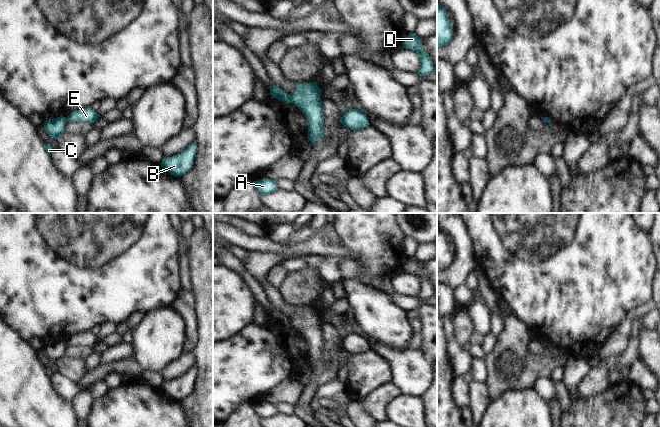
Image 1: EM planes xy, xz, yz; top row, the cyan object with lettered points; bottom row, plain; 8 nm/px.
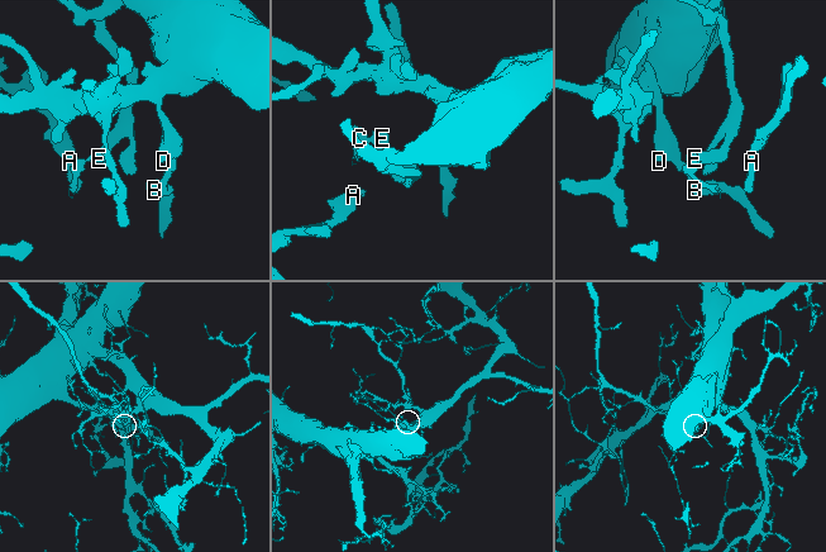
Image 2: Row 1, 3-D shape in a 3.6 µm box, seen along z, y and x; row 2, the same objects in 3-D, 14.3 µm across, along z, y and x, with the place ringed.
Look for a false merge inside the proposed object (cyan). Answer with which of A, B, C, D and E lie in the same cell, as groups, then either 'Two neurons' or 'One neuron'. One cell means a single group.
Groups: A B D E / C. Two neurons

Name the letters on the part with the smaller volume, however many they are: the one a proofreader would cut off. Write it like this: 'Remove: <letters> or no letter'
Remove: C

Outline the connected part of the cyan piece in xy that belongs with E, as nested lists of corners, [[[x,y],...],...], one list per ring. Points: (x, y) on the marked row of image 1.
[[[82,108],[71,112],[67,117],[69,122],[89,122],[94,123],[98,119],[98,114],[92,108]]]

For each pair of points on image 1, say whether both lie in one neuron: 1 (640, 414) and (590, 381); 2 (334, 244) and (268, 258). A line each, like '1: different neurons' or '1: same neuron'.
1: different neurons
2: same neuron

